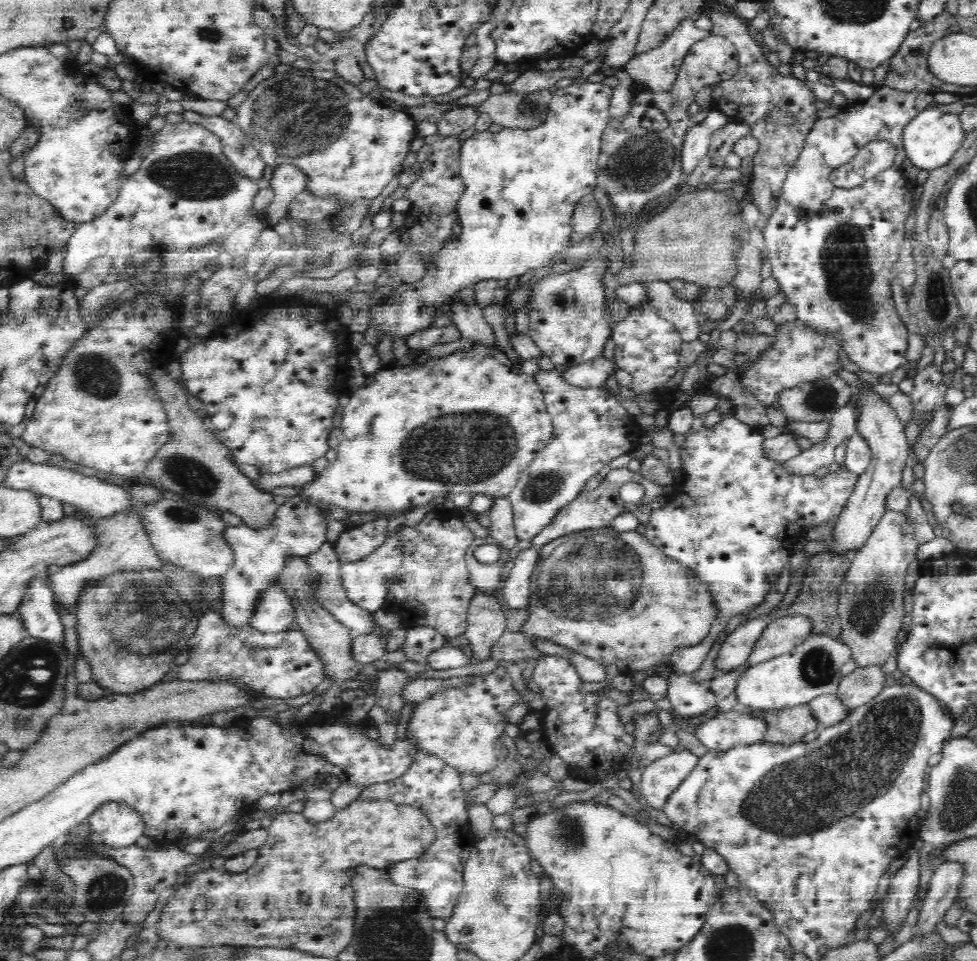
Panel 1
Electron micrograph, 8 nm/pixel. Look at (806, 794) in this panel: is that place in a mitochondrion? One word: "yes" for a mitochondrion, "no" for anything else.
yes

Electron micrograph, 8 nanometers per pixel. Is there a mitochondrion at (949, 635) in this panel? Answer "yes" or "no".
no

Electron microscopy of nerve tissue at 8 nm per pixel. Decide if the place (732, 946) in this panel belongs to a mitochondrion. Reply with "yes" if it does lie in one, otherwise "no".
yes

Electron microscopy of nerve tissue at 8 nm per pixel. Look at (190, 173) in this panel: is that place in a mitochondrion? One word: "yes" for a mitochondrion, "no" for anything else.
yes

